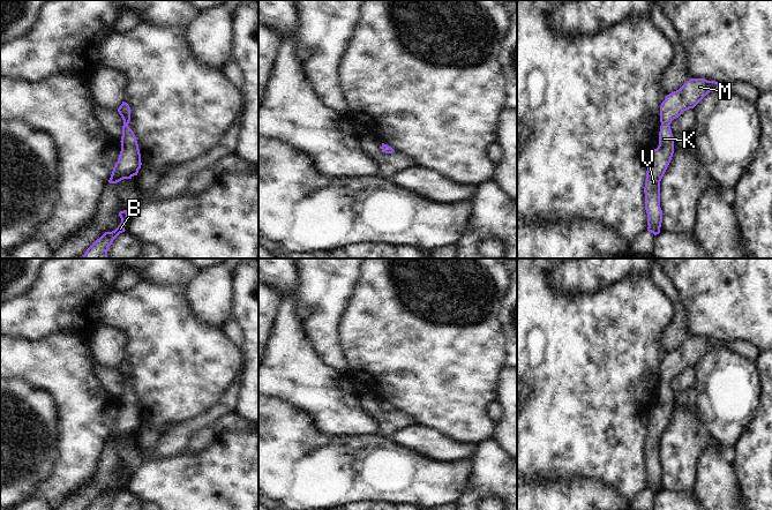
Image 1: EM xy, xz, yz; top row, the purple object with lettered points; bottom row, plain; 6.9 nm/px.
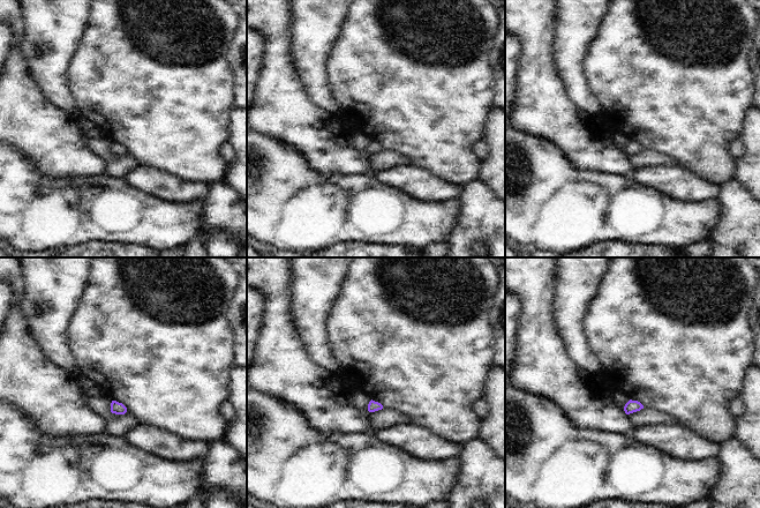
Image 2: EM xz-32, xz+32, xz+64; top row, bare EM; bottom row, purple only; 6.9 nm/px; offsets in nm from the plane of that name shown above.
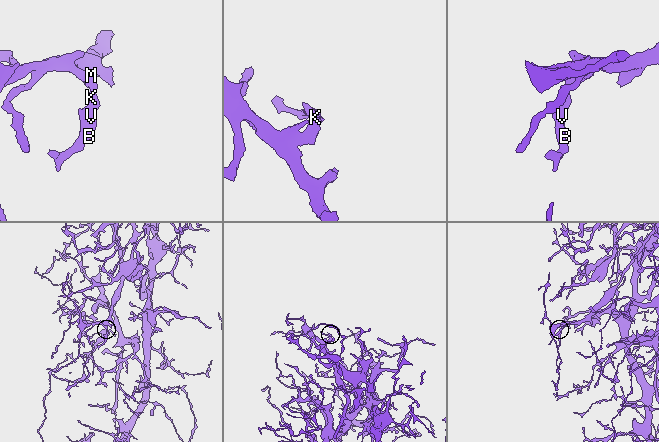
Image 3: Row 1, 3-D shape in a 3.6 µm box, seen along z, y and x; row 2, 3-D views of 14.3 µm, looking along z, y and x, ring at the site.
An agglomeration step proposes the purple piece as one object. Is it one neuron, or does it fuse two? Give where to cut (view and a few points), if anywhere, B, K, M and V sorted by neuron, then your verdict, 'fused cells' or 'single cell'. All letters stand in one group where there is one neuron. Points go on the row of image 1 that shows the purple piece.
cut none; groups B K M V; single cell

